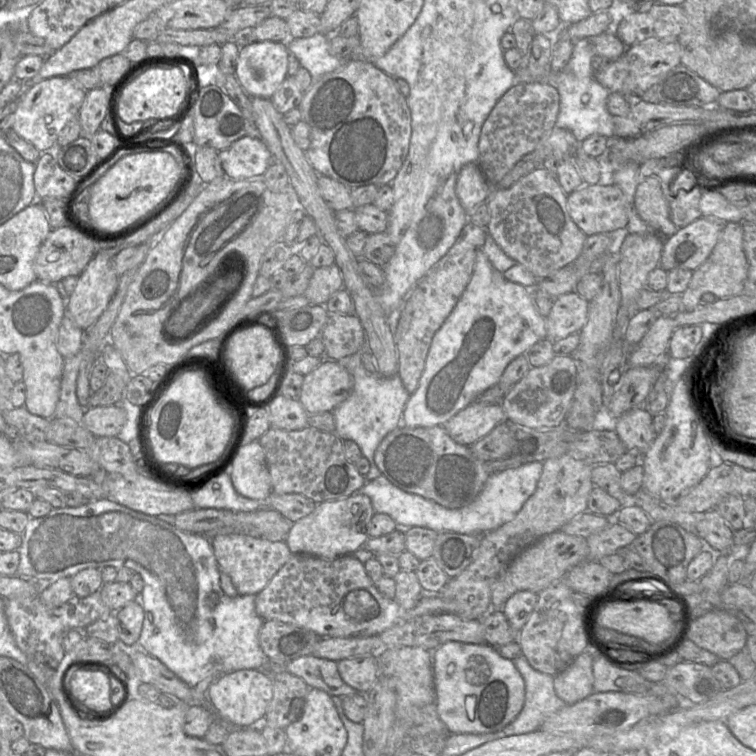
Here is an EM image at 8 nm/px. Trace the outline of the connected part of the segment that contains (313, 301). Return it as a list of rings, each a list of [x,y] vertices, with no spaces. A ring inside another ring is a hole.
[[[336,264],[315,268],[303,295],[311,305],[324,305],[336,292],[344,288],[344,279]]]

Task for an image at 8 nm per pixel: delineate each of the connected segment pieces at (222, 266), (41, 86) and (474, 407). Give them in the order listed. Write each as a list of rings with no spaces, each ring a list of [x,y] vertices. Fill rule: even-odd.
[[[225,254],[210,278],[191,290],[168,314],[162,327],[165,338],[170,342],[184,342],[200,334],[211,325],[240,291],[244,281],[244,276],[241,276],[240,273],[242,264],[243,257],[241,254]]]
[[[52,77],[25,87],[18,97],[12,130],[20,137],[33,144],[41,153],[48,151],[52,146],[54,146],[54,143],[64,126],[72,118],[78,117],[86,92],[88,91],[81,89],[68,77]]]
[[[472,402],[443,426],[455,442],[470,447],[504,421],[506,414],[501,403]]]

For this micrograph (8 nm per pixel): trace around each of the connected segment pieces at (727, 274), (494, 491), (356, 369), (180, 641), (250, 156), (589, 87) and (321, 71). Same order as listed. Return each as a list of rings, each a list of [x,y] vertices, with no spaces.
[[[741,222],[723,224],[718,241],[705,262],[693,271],[687,289],[681,294],[682,310],[693,310],[699,305],[705,293],[712,293],[718,299],[742,294],[748,273],[748,261],[743,249],[743,228]]]
[[[533,461],[515,469],[492,473],[479,495],[470,504],[457,509],[445,508],[432,500],[406,492],[392,484],[384,475],[367,482],[354,494],[368,496],[375,513],[389,515],[397,525],[405,526],[407,530],[412,527],[423,527],[439,534],[455,532],[481,536],[498,529],[517,515],[535,492],[542,470],[543,462]]]
[[[361,353],[337,360],[345,366],[353,378],[350,395],[332,410],[335,431],[342,440],[353,440],[364,457],[374,462],[374,454],[381,441],[402,425],[402,414],[410,393],[405,389],[398,373],[391,377],[373,376],[366,372],[361,363]]]
[[[108,499],[89,500],[79,507],[53,508],[44,517],[30,517],[21,534],[20,563],[15,576],[55,582],[72,578],[88,568],[129,568],[144,580],[144,589],[139,596],[144,622],[138,647],[160,660],[190,688],[210,675],[212,670],[219,670],[221,674],[245,669],[269,672],[270,659],[259,644],[259,631],[265,621],[256,612],[256,595],[226,595],[221,588],[221,570],[211,539],[178,529],[173,525],[172,516],[175,515],[147,515]]]
[[[244,136],[218,152],[225,176],[234,180],[263,175],[274,161],[259,137]]]
[[[583,38],[583,39],[577,40],[574,42],[574,48],[573,48],[573,52],[572,52],[572,56],[571,56],[570,60],[568,61],[566,66],[559,73],[556,73],[554,75],[554,79],[552,82],[532,82],[532,83],[551,83],[555,86],[555,88],[557,89],[557,91],[559,93],[559,97],[560,97],[560,108],[559,108],[559,113],[558,113],[557,120],[555,123],[555,127],[563,128],[563,129],[571,131],[572,134],[575,136],[575,138],[579,142],[584,141],[585,139],[587,139],[588,137],[590,137],[592,135],[602,135],[606,138],[614,137],[614,127],[615,127],[614,117],[607,110],[607,98],[610,94],[610,91],[606,87],[604,87],[602,84],[600,84],[594,77],[594,70],[592,69],[592,66],[591,66],[592,59],[594,56],[595,56],[595,54],[593,52],[589,38]]]
[[[320,33],[311,37],[290,39],[286,45],[290,54],[298,59],[301,67],[309,71],[313,81],[341,68],[349,61],[331,55],[330,37]]]

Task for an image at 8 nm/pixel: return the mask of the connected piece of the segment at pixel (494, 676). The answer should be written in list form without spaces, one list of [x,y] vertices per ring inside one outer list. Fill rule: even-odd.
[[[449,641],[432,651],[435,704],[439,719],[451,734],[488,734],[502,730],[521,712],[525,701],[525,685],[514,663],[503,658],[488,644]]]

